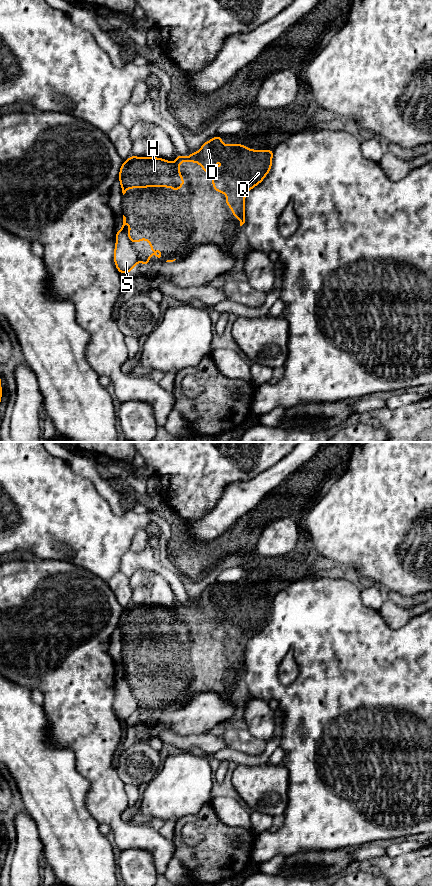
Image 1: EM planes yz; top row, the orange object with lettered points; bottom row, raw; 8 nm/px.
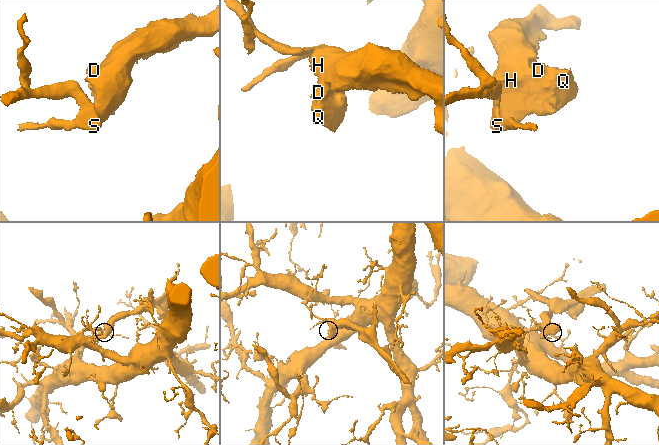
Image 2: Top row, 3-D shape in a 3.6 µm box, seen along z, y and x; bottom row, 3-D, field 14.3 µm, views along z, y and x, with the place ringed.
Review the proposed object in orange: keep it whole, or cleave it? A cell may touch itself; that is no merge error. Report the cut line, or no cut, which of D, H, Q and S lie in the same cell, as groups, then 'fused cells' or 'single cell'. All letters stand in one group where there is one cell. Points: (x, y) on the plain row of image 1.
cut in yz along (122, 676), (139, 708); D H Q / S; fused cells

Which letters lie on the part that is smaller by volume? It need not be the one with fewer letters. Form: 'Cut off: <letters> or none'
Cut off: D, H, Q

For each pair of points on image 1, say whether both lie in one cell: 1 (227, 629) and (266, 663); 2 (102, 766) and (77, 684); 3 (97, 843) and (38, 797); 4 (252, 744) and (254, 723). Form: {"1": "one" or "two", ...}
{"1": "two", "2": "one", "3": "one", "4": "two"}

